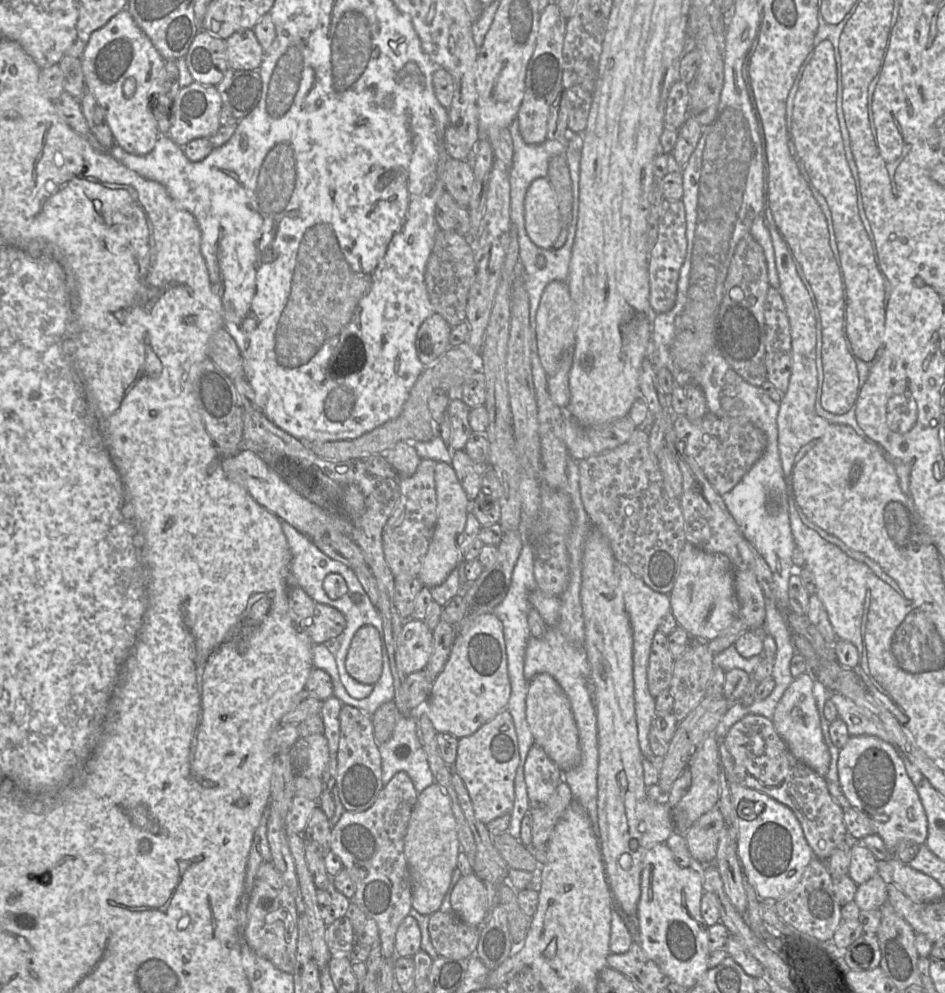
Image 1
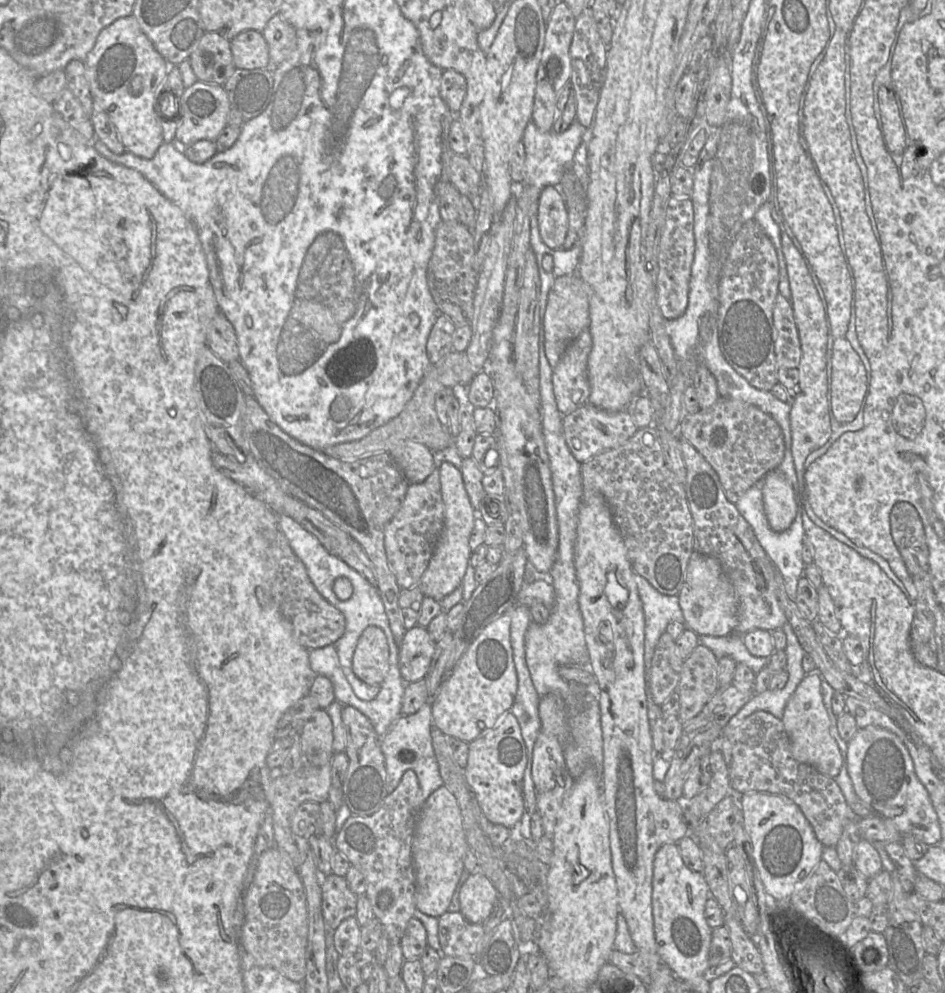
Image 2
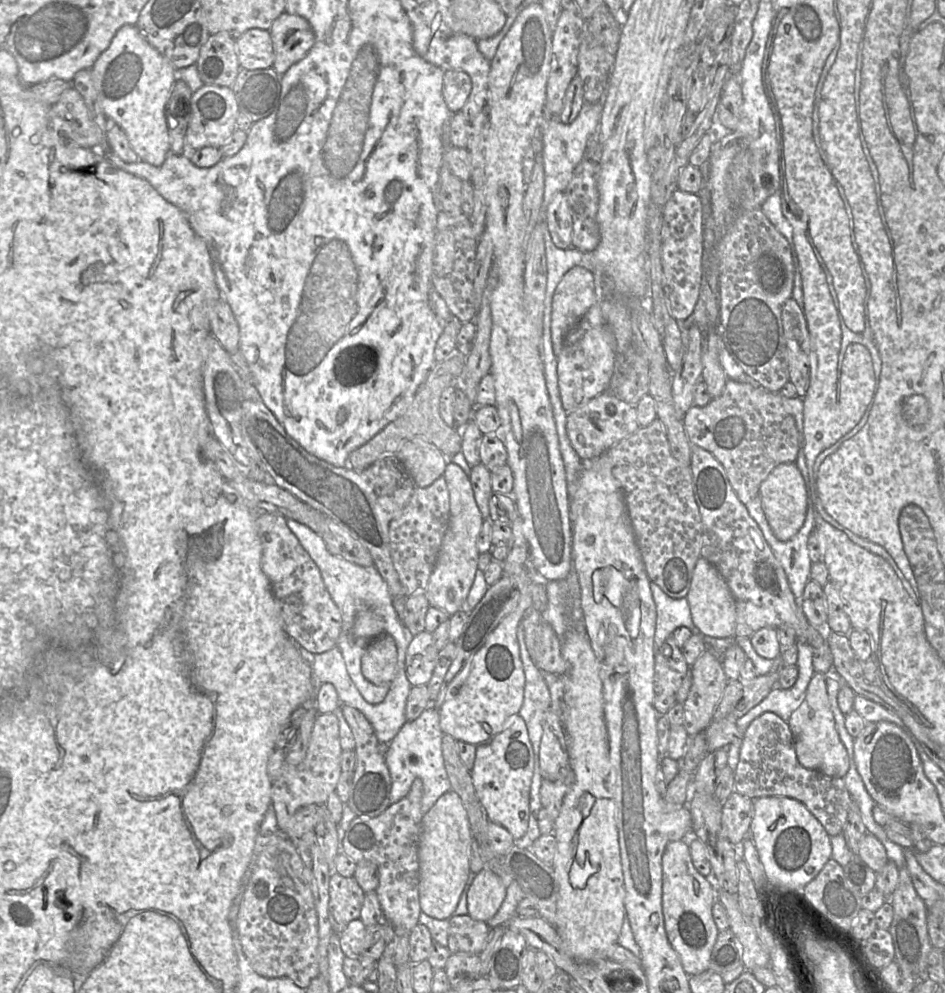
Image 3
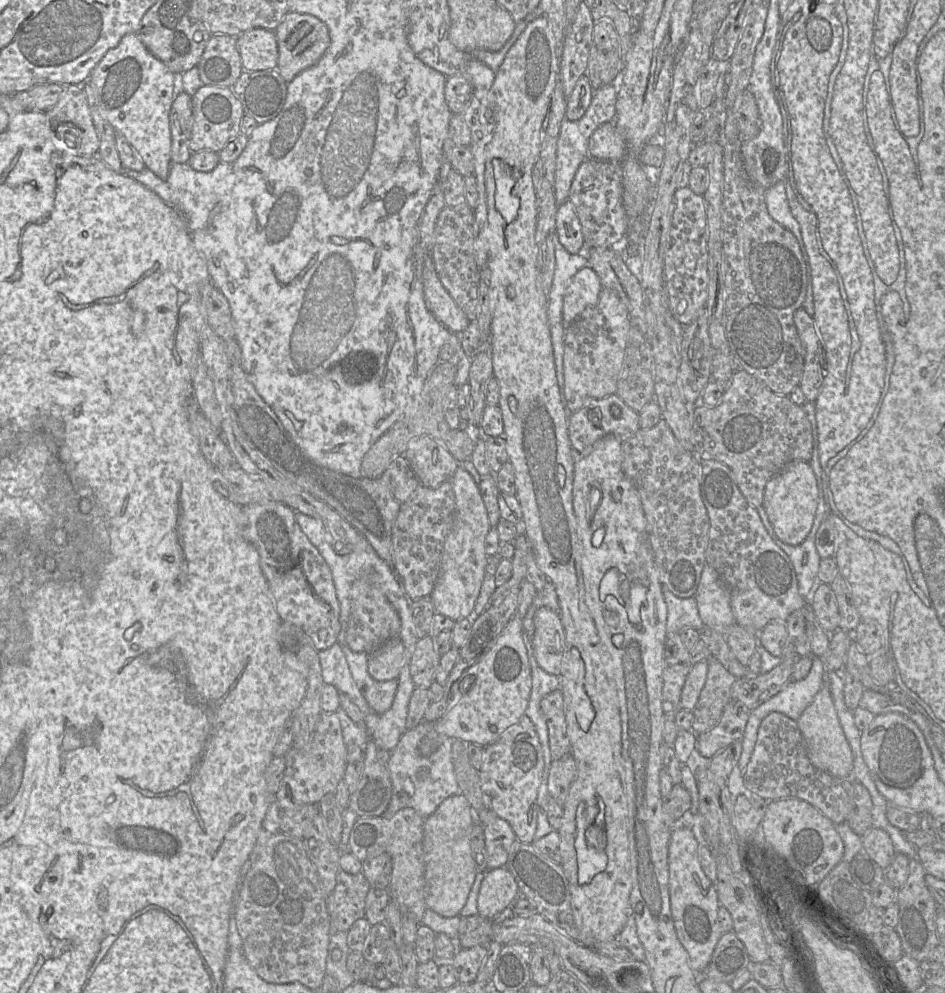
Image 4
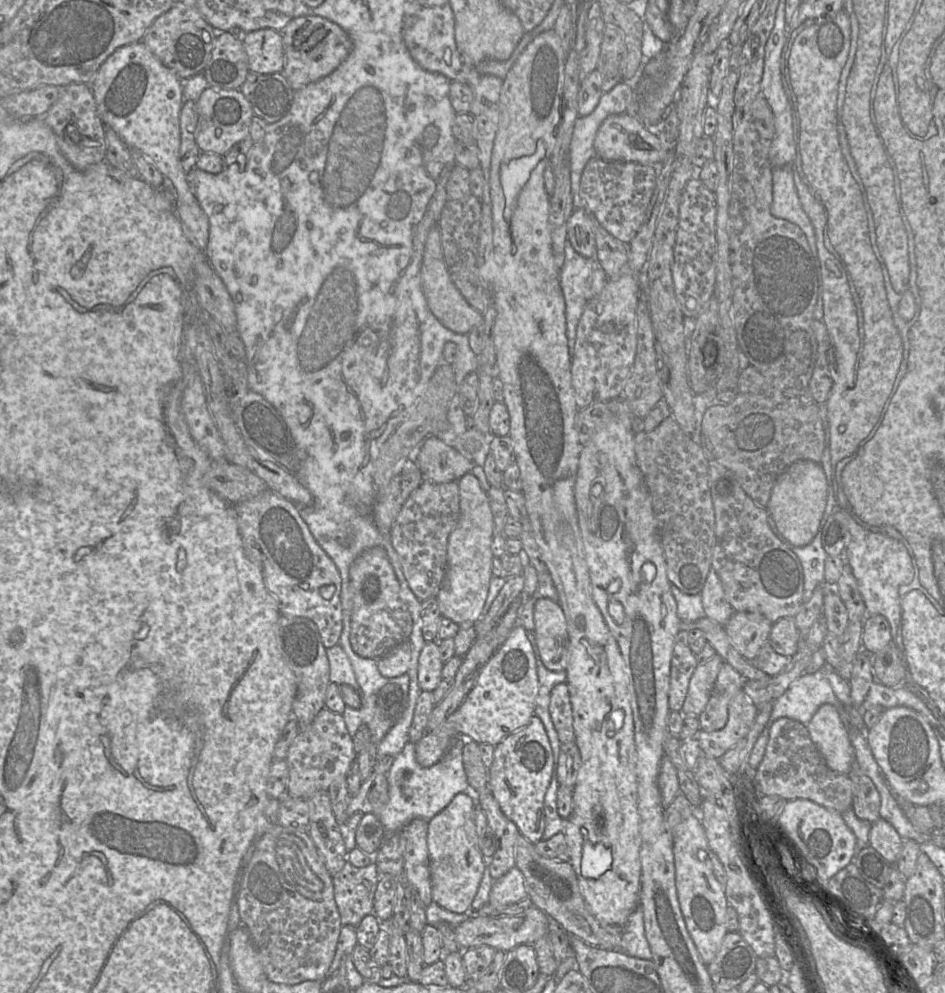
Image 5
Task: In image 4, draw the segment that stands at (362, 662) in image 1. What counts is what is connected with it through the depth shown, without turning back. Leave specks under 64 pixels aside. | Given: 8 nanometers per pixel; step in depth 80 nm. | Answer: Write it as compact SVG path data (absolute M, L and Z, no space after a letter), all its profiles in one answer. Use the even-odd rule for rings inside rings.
M396 637L371 653L368 657L368 672L379 682L398 679L405 663L405 647Z

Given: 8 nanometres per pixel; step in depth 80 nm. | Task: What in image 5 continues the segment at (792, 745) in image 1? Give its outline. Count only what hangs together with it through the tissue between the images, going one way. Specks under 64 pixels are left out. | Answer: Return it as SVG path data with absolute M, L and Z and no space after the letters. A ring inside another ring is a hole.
M823 704L806 727L826 765L837 773L848 775L854 749L839 710L831 704Z

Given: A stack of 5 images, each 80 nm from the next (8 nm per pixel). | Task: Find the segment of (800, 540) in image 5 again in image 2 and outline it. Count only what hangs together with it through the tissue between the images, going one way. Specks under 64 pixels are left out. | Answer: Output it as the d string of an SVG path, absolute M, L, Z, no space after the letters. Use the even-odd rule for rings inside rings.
M774 469L762 479L762 497L771 528L776 532L787 530L799 507L793 484L782 471Z

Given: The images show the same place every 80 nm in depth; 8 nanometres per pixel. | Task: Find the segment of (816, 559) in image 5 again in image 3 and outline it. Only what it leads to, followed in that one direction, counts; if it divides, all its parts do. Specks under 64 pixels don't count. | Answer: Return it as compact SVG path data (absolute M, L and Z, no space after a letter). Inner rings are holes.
M757 496L745 504L749 515L756 521L774 556L787 576L794 596L800 599L805 585L810 580L812 561L809 557L807 541L814 526L813 506L808 498L806 519L800 530L787 541L775 537L762 508L761 498Z

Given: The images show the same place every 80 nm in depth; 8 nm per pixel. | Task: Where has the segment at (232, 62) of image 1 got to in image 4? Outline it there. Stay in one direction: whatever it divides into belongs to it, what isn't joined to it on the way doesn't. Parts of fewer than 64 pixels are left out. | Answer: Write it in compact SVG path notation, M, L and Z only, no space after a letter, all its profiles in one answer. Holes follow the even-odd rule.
M250 29L240 34L236 43L243 70L264 71L277 68L279 53L274 31Z

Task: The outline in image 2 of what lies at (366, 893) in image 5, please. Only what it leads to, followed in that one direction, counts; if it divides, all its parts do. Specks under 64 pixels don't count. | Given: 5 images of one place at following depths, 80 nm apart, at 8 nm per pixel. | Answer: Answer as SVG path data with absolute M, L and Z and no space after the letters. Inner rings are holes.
M330 873L322 885L322 913L329 930L335 930L343 920L355 916L359 896L352 892L345 877Z

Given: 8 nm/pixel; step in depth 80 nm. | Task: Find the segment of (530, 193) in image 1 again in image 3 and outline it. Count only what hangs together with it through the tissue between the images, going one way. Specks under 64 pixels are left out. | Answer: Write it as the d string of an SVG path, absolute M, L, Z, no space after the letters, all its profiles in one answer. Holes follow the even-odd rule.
M563 192L556 193L547 205L545 224L556 247L567 249L572 246L573 220Z

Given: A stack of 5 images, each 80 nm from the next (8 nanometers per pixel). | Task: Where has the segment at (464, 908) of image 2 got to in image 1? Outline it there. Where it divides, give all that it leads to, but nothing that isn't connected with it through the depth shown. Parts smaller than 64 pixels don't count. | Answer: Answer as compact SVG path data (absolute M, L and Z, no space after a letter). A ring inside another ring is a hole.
M474 874L463 876L450 895L453 913L465 924L479 925L488 914L487 890Z

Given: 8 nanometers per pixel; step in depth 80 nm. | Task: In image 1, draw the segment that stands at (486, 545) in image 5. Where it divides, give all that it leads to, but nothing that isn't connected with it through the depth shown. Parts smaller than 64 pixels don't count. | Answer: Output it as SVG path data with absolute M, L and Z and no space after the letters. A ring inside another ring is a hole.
M437 462L435 467L435 489L437 496L437 522L424 563L419 574L427 588L441 585L449 574L463 560L463 553L457 543L458 536L465 528L470 503L451 464Z

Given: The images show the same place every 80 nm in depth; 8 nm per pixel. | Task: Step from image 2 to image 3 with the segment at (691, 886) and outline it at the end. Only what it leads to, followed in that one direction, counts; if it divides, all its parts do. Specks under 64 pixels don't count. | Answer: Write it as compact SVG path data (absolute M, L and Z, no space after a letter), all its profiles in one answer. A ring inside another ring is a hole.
M685 836L669 842L662 856L662 911L668 941L678 954L684 971L691 976L709 969L719 930L712 916L716 892L708 879L694 867L689 843Z

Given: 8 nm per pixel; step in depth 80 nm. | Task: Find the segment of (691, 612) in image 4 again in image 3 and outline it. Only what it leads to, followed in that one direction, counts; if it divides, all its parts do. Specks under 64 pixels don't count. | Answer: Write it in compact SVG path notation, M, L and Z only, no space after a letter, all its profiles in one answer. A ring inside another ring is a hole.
M652 581L650 583L650 589L657 611L654 635L655 654L665 639L679 627L687 627L695 634L700 633L692 621L690 607L686 597L672 598Z

